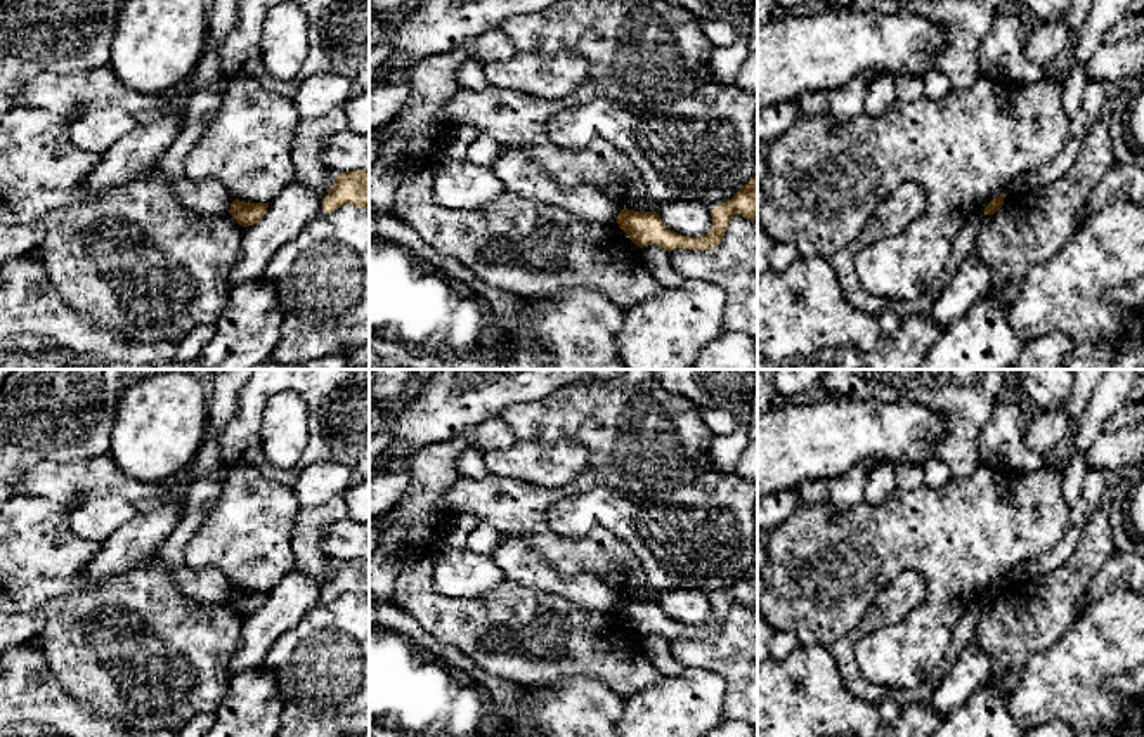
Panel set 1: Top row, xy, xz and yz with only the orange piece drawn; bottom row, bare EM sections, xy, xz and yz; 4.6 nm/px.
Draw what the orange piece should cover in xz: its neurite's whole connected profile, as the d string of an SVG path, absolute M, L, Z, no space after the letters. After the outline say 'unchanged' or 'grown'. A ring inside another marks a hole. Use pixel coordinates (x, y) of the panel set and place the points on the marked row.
M757 173L730 201L711 208L712 229L705 236L681 236L667 229L657 212L633 212L624 208L617 215L617 224L640 248L655 245L666 251L676 248L711 250L723 241L728 222L735 213L757 220Z | unchanged

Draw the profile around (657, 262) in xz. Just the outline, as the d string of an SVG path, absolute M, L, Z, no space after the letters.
M655 245L641 248L647 271L662 284L664 290L678 290L685 277L671 265L669 251Z

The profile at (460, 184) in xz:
M444 153L432 165L435 201L449 210L475 210L499 199L506 187L492 168Z

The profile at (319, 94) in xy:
M329 71L307 76L289 99L302 118L319 118L343 108L355 90L354 80Z

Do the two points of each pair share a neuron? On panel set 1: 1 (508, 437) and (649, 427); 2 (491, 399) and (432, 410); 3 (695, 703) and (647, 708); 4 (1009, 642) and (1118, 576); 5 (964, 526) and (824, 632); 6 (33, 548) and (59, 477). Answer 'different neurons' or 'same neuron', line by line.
1: different neurons
2: same neuron
3: same neuron
4: different neurons
5: same neuron
6: different neurons

